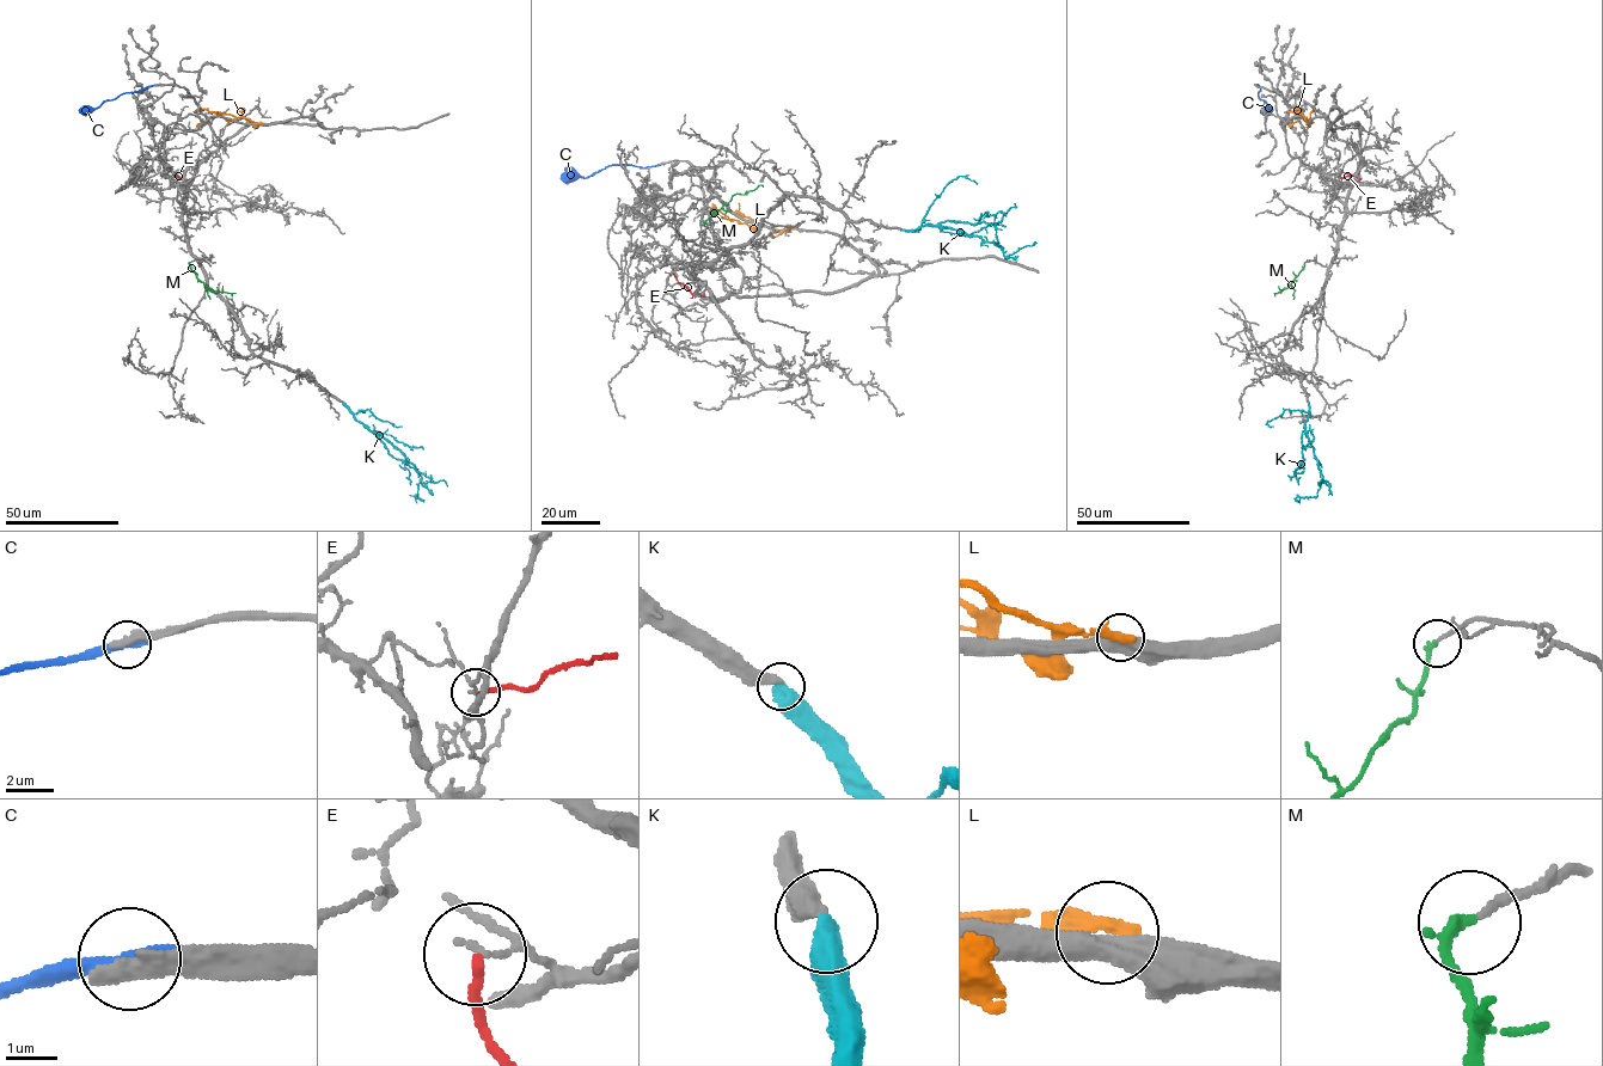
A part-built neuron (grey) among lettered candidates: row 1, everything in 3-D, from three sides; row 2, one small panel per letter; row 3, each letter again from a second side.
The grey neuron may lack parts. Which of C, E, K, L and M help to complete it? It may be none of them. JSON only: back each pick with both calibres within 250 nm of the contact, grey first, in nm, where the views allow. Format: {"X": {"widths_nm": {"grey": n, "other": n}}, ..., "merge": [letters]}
{"K": {"widths_nm": {"grey": 400, "other": 550}}, "M": {"widths_nm": {"grey": 150, "other": 240}}, "merge": ["K", "M"]}

